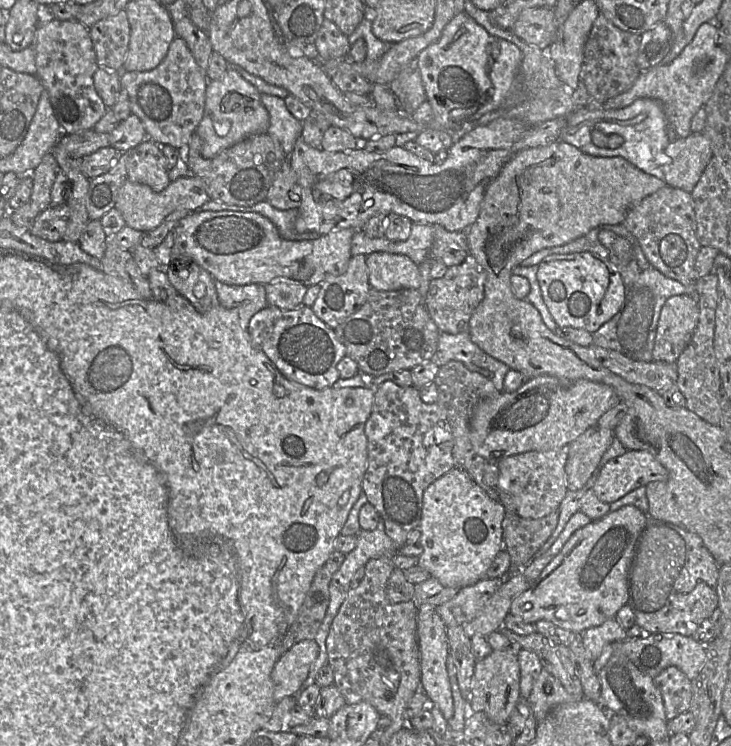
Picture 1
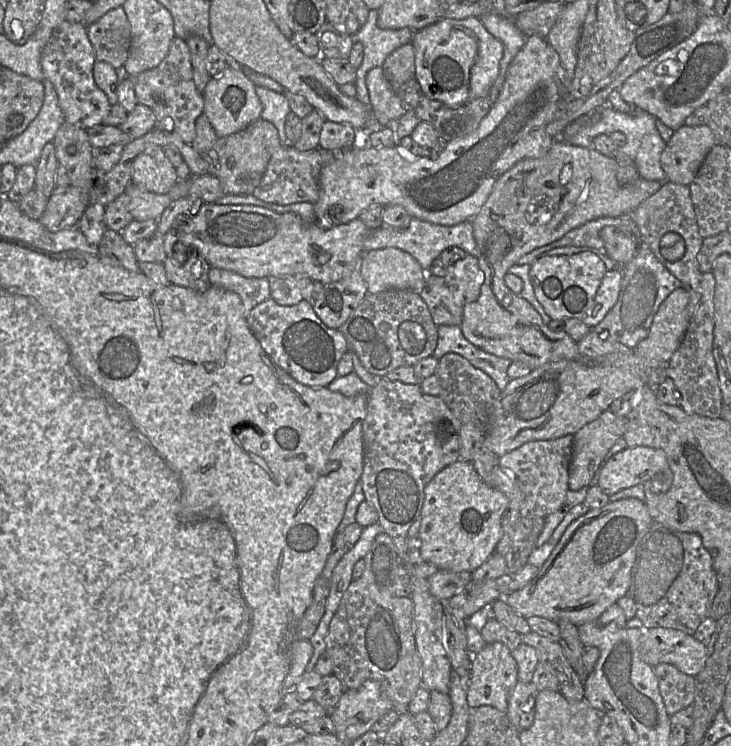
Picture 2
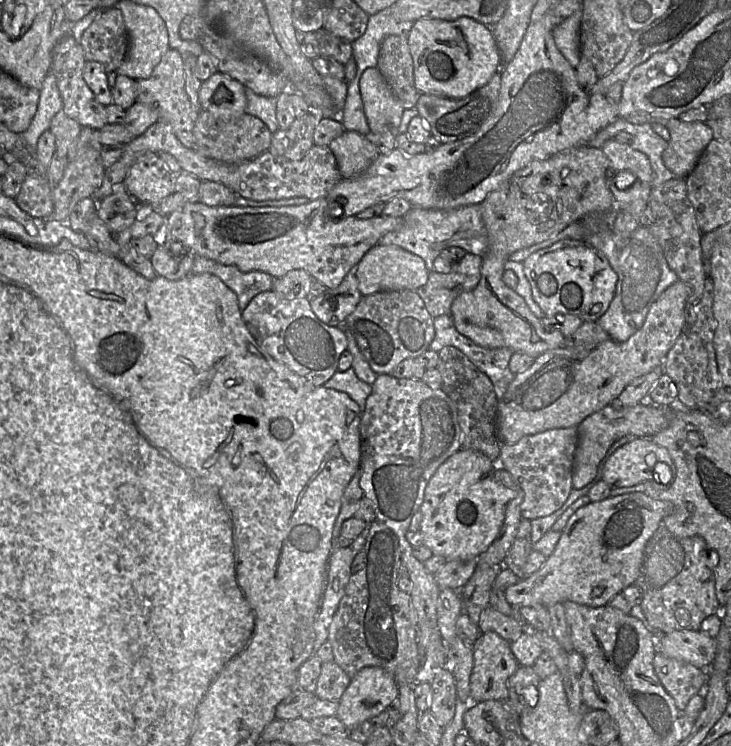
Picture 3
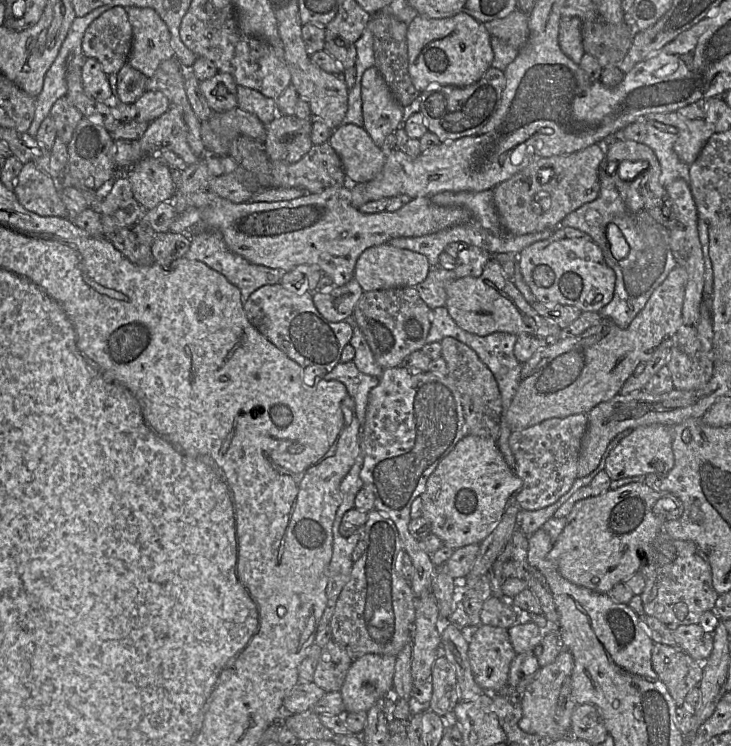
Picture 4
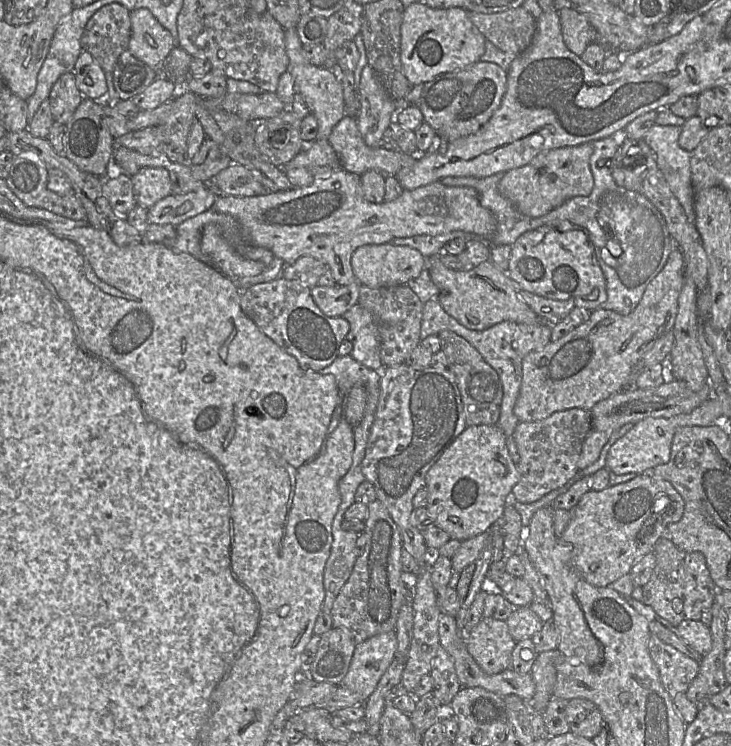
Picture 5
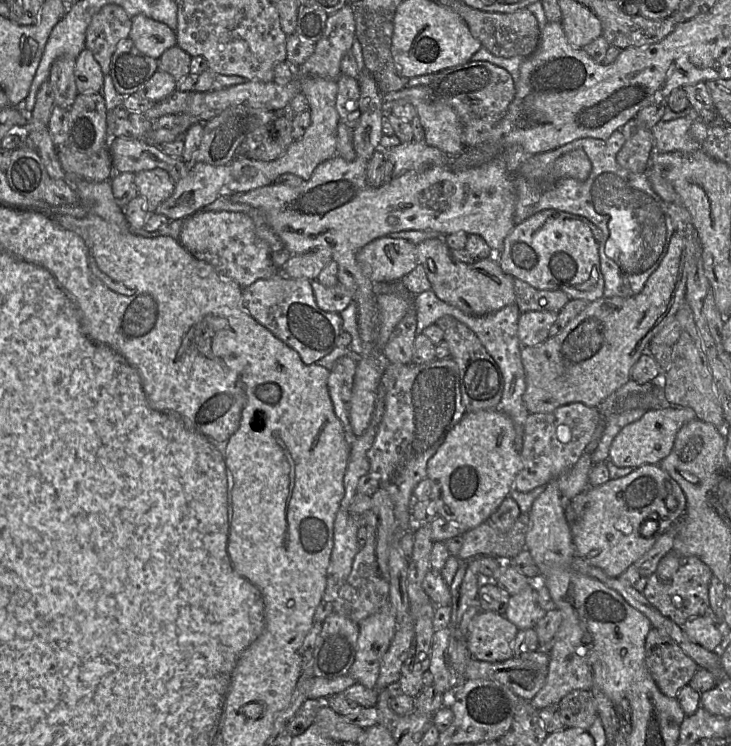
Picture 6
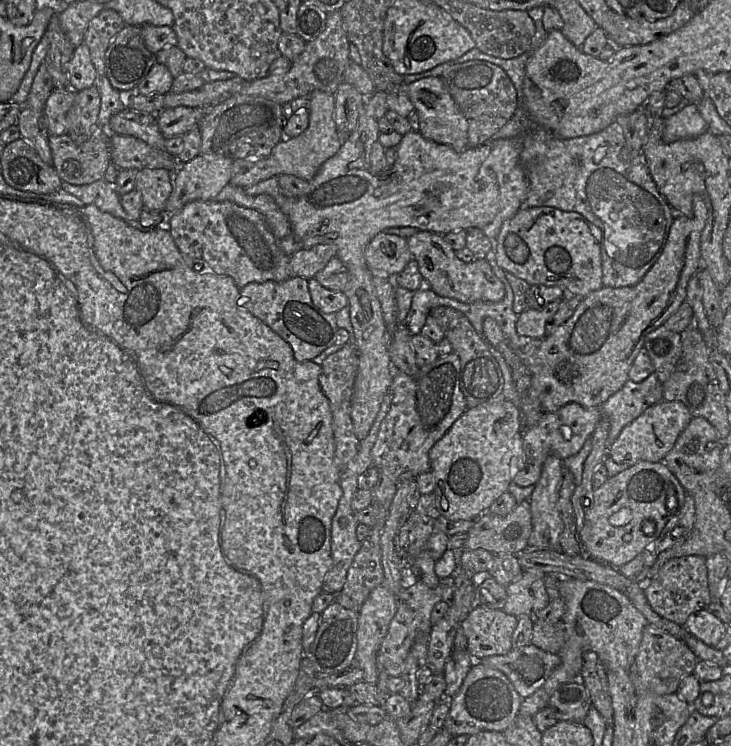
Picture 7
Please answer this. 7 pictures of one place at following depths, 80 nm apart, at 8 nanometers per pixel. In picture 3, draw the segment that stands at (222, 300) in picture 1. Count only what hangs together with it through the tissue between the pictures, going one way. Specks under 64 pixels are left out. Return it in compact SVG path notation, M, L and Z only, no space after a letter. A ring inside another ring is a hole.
M200 255L195 256L192 271L219 277L237 294L239 308L242 311L256 295L272 290L275 281L275 278L268 273L242 272L236 266L223 265Z

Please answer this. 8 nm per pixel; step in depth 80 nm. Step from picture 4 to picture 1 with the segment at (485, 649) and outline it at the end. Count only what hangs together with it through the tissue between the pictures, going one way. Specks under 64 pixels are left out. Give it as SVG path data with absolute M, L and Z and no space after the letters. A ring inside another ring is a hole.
M493 650L475 663L470 706L474 712L483 712L494 724L506 725L520 698L520 676L517 657L501 650Z

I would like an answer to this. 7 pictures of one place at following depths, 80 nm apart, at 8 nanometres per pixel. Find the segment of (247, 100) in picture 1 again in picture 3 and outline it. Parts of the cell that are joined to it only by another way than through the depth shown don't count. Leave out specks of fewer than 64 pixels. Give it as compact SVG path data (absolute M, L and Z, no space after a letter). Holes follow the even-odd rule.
M218 72L202 82L201 110L221 119L236 119L246 113L246 87L225 73Z

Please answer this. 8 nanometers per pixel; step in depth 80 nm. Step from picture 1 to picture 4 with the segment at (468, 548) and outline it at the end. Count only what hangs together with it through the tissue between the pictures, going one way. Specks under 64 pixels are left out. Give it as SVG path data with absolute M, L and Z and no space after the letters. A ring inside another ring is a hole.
M467 434L429 476L426 490L421 495L422 516L429 521L431 533L438 536L445 546L456 550L469 544L480 544L496 528L507 505L521 487L522 480L506 463L495 440Z

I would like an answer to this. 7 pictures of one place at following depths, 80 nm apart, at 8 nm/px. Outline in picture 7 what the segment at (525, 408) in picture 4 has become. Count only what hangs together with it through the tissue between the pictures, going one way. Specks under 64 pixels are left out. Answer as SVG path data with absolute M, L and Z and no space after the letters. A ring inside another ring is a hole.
M695 195L693 197L693 215L688 217L682 213L677 213L677 216L674 217L673 223L671 225L669 236L663 252L638 283L632 286L624 287L608 287L603 285L601 288L591 291L586 296L584 296L573 314L564 323L557 326L557 328L555 328L552 333L539 339L521 338L521 345L518 352L531 374L531 389L537 392L538 399L544 412L555 412L562 406L571 402L578 403L586 408L597 407L600 409L600 405L611 395L621 389L624 383L629 380L629 371L635 357L641 351L641 349L643 349L646 335L661 326L670 317L670 315L678 310L681 304L686 300L687 284L689 279L700 269L700 267L702 267L700 243L706 220L706 204L700 195Z

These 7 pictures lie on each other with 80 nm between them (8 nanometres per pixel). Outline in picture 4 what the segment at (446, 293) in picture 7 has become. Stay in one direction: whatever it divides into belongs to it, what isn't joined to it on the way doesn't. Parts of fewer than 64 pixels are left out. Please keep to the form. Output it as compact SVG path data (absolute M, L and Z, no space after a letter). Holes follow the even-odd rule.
M495 257L486 263L479 277L466 276L452 281L446 288L445 307L455 323L463 330L479 336L494 332L515 335L527 333L546 340L559 339L561 328L551 318L541 316L503 273Z

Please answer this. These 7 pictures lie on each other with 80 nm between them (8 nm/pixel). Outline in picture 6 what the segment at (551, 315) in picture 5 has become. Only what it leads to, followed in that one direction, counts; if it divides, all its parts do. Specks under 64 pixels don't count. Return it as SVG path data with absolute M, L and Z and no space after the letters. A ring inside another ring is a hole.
M514 278L516 305L522 312L525 311L554 311L558 313L571 299L561 290L541 290L530 284Z

